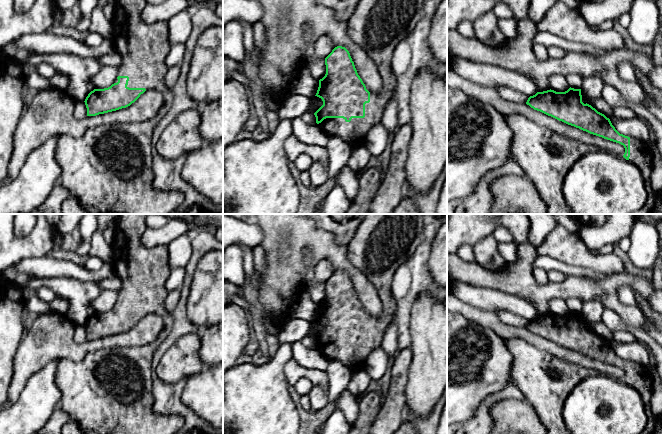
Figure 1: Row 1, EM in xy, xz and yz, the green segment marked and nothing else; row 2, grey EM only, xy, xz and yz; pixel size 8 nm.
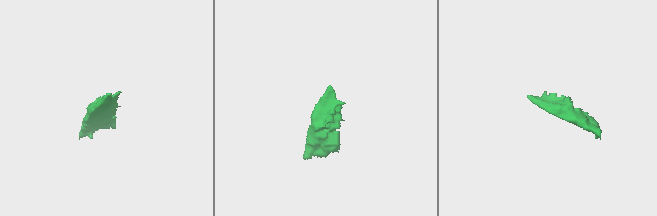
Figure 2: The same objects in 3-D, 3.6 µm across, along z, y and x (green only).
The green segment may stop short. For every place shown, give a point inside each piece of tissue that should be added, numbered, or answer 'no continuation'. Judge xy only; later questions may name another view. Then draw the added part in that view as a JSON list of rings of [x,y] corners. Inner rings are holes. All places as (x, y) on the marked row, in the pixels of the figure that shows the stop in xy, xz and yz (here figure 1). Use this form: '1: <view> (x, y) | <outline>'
1: xy (109, 169) | [[[115,0],[115,12],[111,24],[110,37],[115,52],[122,57],[118,76],[128,76],[129,88],[145,88],[156,90],[163,96],[163,105],[156,116],[144,122],[115,123],[102,125],[87,130],[82,136],[73,137],[61,135],[55,152],[55,159],[61,169],[59,183],[70,194],[76,196],[79,203],[90,214],[170,214],[182,204],[184,196],[180,191],[161,191],[153,186],[154,174],[152,168],[152,137],[154,128],[166,115],[173,103],[173,95],[165,83],[168,66],[165,59],[171,45],[168,35],[168,22],[147,24],[141,19],[141,13],[146,6],[146,0]]]

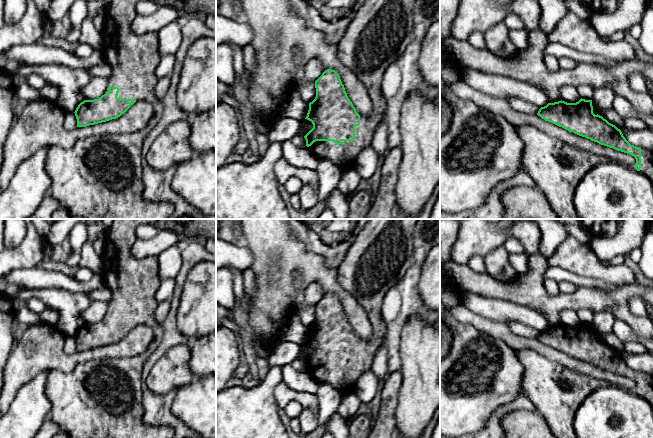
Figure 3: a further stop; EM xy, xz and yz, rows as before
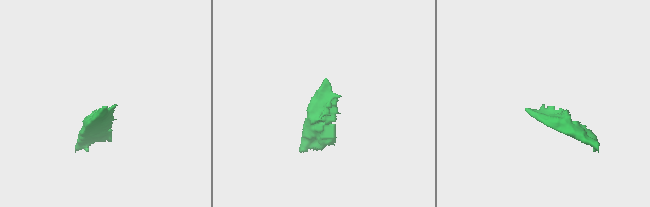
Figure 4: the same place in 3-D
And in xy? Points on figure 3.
1: xy (100, 177) | [[[112,0],[107,4],[104,13],[105,23],[101,35],[100,48],[105,63],[112,68],[112,74],[108,80],[108,87],[118,87],[119,99],[135,99],[146,101],[153,107],[153,116],[146,127],[134,133],[105,134],[92,136],[77,141],[72,147],[63,148],[51,146],[45,163],[45,170],[51,180],[49,194],[60,205],[66,207],[74,219],[169,219],[174,207],[170,202],[151,202],[143,197],[144,185],[142,179],[142,148],[144,139],[156,126],[163,114],[163,106],[155,94],[158,77],[155,70],[161,56],[158,46],[158,33],[137,35],[131,30],[131,24],[137,15],[136,4],[142,0]]]

